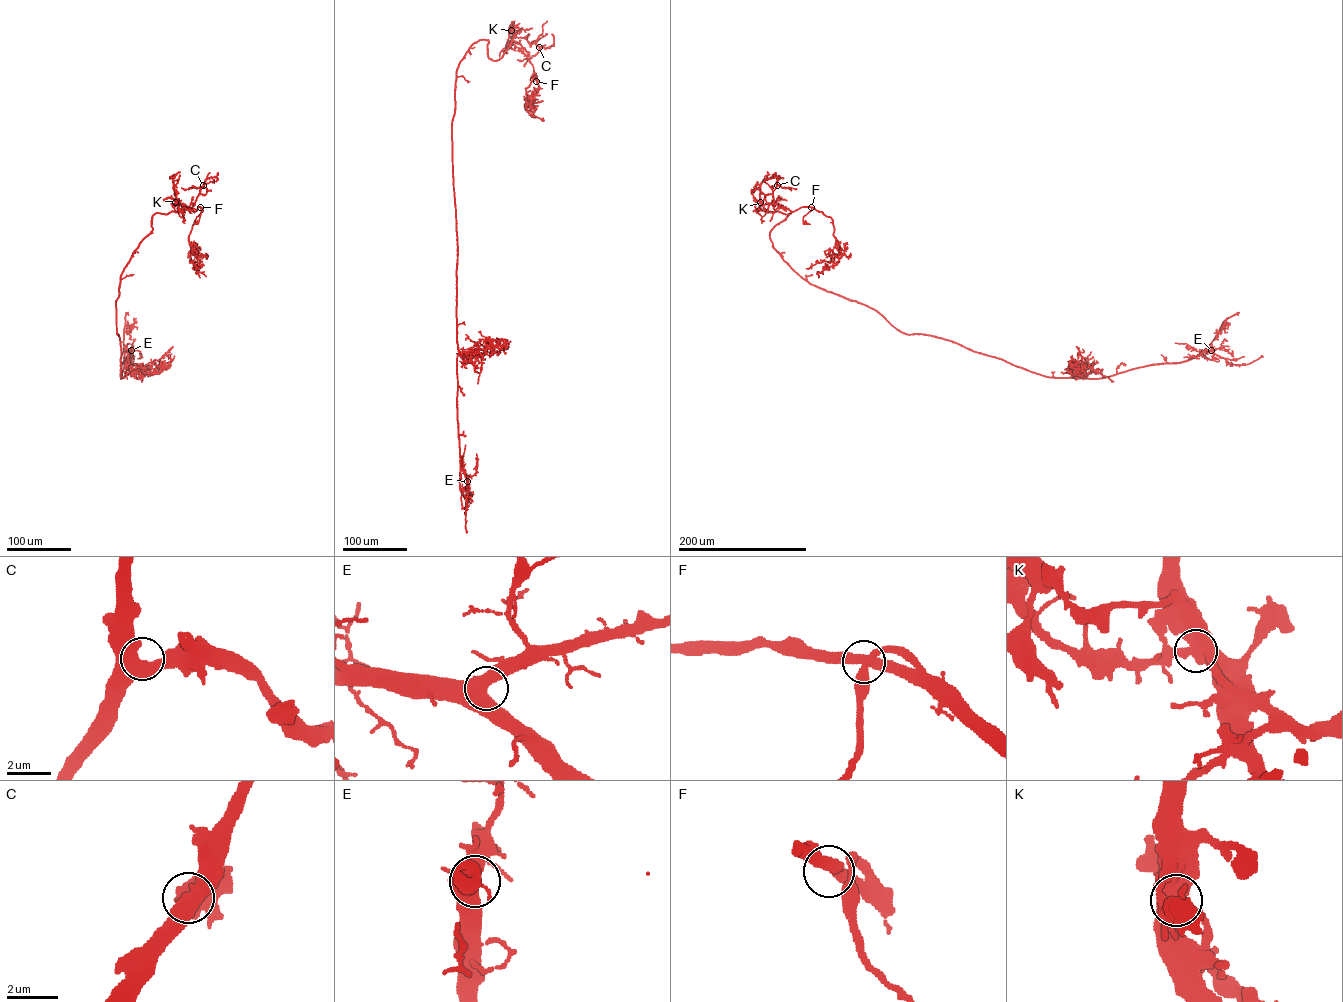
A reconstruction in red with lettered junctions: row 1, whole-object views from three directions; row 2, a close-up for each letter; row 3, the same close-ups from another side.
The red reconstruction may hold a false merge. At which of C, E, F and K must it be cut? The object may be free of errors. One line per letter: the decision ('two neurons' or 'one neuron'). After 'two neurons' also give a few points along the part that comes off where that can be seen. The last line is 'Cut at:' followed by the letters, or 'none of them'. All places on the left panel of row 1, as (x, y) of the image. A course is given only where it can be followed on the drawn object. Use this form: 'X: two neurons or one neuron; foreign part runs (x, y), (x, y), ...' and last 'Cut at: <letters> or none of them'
C: one neuron
E: one neuron
F: one neuron
K: two neurons; foreign part runs (175, 202), (194, 211), (198, 206), (203, 210), (194, 221), (188, 238), (190, 262), (200, 269)
Cut at: K

